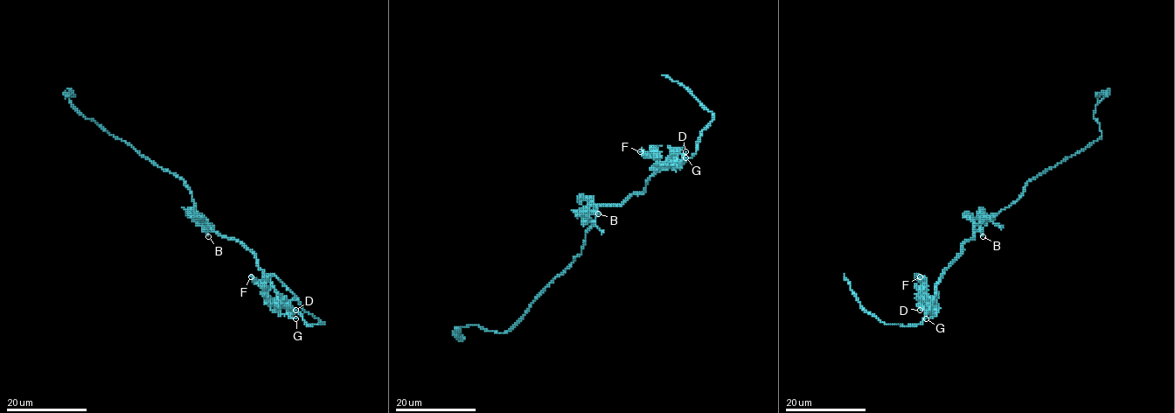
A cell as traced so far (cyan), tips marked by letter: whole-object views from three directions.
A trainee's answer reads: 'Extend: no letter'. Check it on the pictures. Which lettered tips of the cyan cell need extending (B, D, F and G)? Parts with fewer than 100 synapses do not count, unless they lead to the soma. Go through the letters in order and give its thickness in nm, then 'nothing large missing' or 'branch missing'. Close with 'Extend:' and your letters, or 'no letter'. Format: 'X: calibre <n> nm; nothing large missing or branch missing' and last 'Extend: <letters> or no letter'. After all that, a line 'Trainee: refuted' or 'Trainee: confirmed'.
B: calibre 200 nm; nothing large missing
D: calibre 170 nm; nothing large missing
F: calibre 280 nm; nothing large missing
G: calibre 140 nm; nothing large missing
Extend: no letter
Trainee: confirmed

